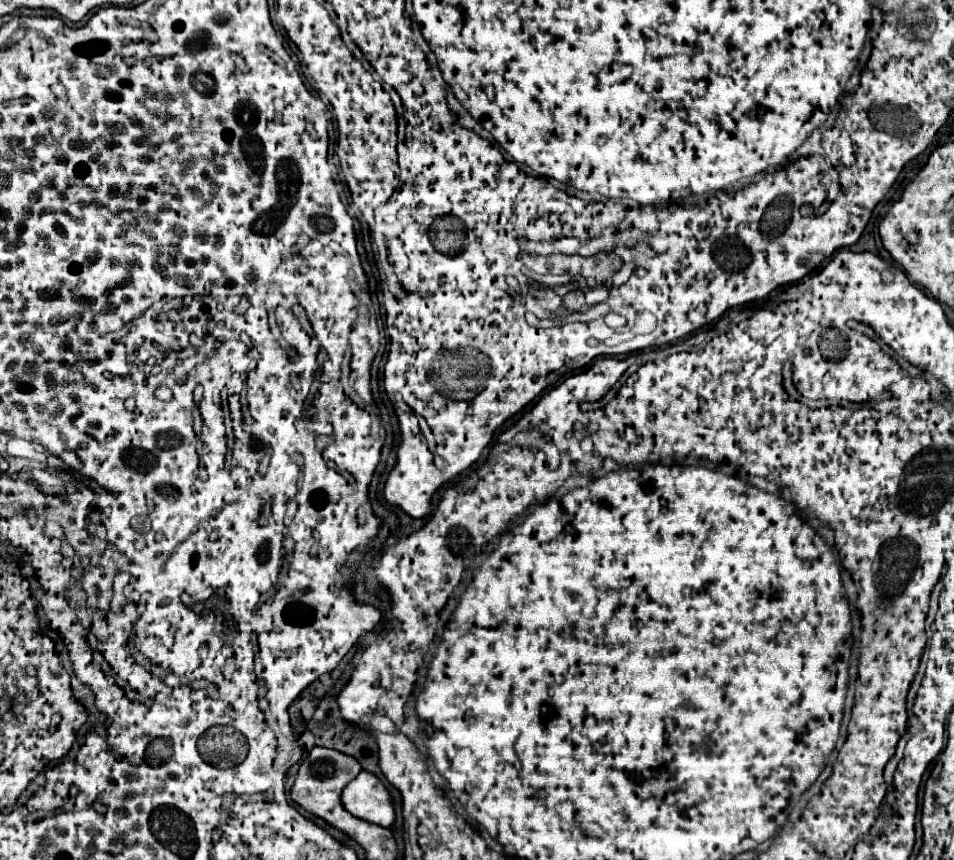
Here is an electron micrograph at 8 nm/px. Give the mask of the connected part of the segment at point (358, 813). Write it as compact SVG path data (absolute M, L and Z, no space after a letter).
M360 771L358 777L344 787L340 801L344 809L358 819L380 827L390 827L394 823L394 807L388 789L368 771Z

